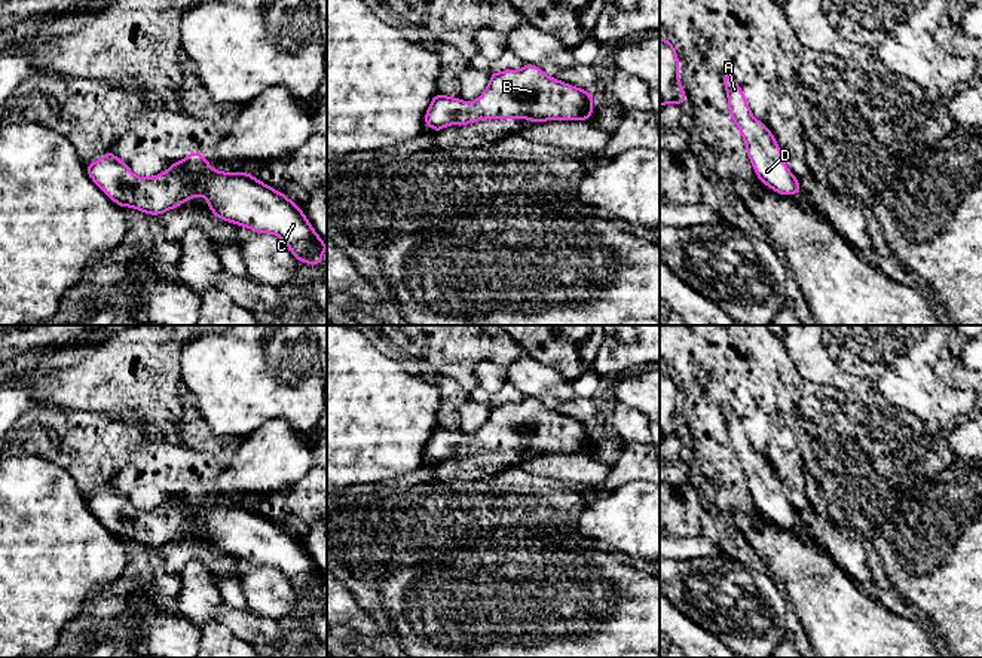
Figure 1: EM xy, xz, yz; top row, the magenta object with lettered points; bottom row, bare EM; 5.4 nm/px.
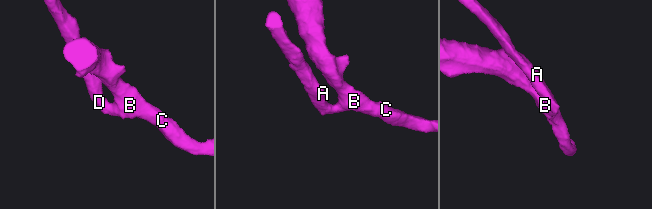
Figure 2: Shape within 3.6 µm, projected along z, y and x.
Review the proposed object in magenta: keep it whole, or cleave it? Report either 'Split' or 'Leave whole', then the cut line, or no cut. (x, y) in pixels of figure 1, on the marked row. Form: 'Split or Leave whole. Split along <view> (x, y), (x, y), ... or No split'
Leave whole. No split

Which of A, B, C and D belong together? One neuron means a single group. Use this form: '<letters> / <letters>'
A B C D

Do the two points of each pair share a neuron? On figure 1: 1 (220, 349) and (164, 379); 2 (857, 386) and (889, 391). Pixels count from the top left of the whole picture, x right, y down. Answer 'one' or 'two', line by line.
1: two
2: two

